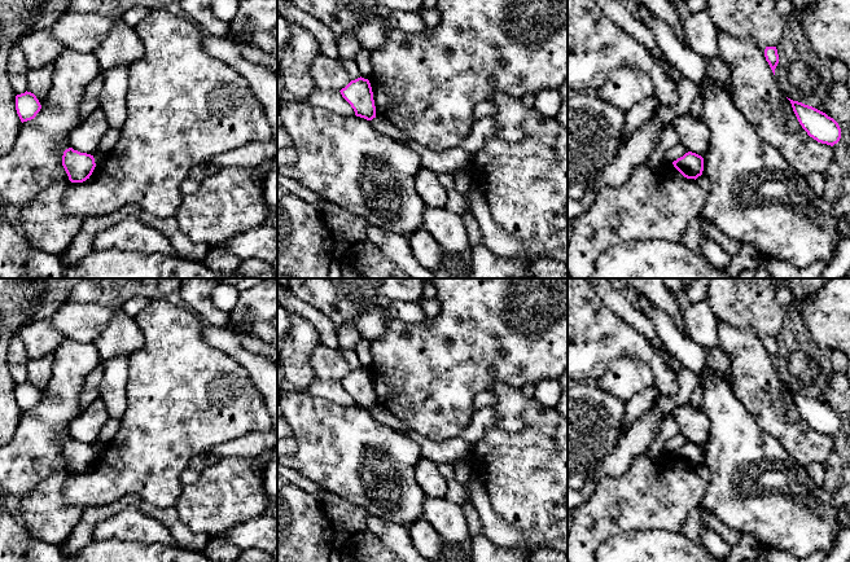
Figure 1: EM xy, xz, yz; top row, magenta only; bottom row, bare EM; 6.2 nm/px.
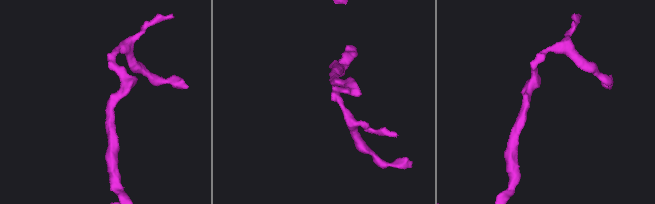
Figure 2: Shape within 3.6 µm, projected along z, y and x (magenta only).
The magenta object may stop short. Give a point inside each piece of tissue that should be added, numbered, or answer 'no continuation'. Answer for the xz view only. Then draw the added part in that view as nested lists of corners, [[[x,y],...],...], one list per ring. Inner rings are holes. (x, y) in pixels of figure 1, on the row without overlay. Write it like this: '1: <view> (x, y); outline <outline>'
no continuation

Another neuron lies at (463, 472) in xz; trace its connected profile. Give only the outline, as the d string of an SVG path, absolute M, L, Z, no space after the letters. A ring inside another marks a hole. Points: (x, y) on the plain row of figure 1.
M457 458L452 461L452 465L455 467L455 480L463 484L466 489L466 501L461 506L463 513L465 515L466 523L468 523L468 531L470 537L474 537L476 535L482 534L482 523L478 515L477 509L474 508L470 497L470 488L469 483L472 477L472 467L468 458Z

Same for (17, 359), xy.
M14 335L8 344L6 364L16 385L27 381L27 363L29 357L25 344L18 335Z

